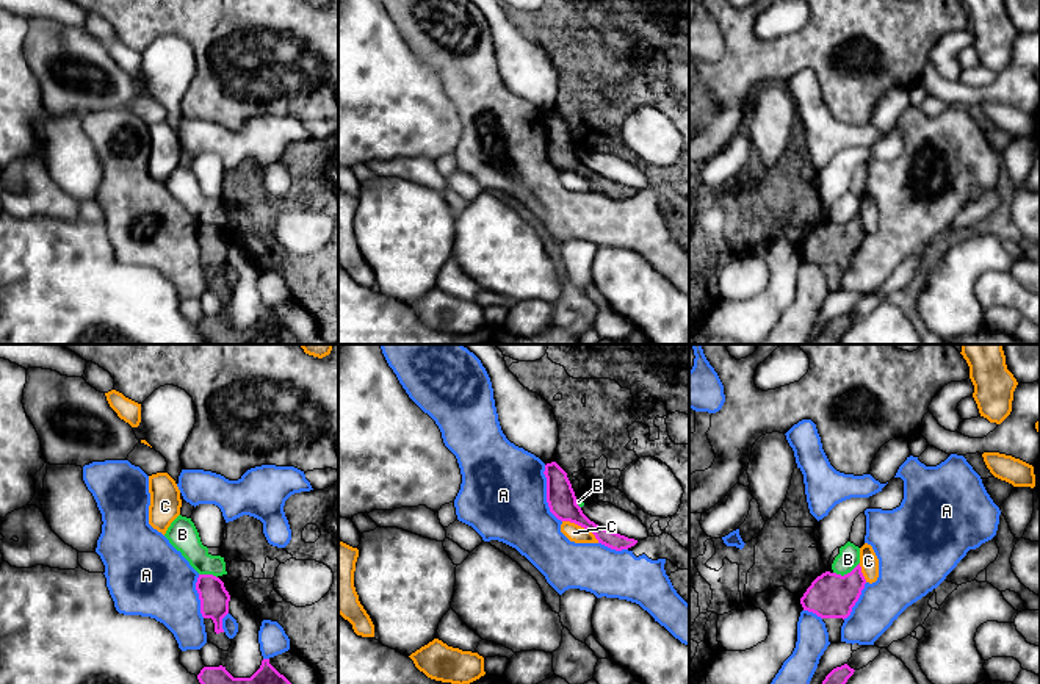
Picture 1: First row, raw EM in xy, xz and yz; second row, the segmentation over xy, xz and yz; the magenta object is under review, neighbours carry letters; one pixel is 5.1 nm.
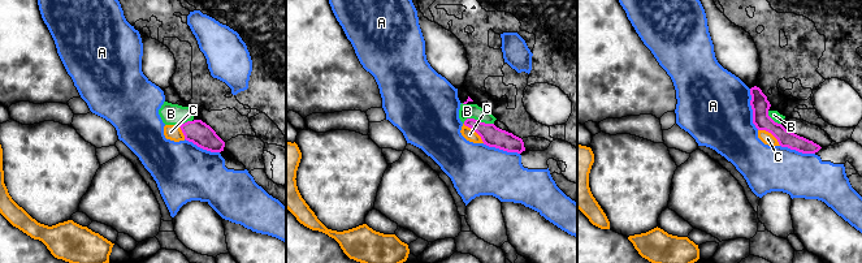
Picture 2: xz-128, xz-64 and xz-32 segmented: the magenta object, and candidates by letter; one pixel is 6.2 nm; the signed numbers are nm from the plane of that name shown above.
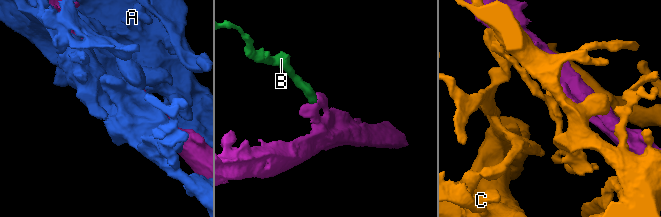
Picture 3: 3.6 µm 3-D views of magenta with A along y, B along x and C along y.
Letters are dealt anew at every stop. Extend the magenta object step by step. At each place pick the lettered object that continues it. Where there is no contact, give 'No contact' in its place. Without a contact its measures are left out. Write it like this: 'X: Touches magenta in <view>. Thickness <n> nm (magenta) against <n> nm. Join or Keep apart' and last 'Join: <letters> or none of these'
A: Touches magenta in xz. Thickness 150 nm (magenta) against 440 nm. Keep apart
B: Touches magenta in yz. Thickness 240 nm (magenta) against 110 nm. Keep apart
C: Touches magenta in xz. Thickness 150 nm (magenta) against 90 nm. Keep apart
Join: none of these

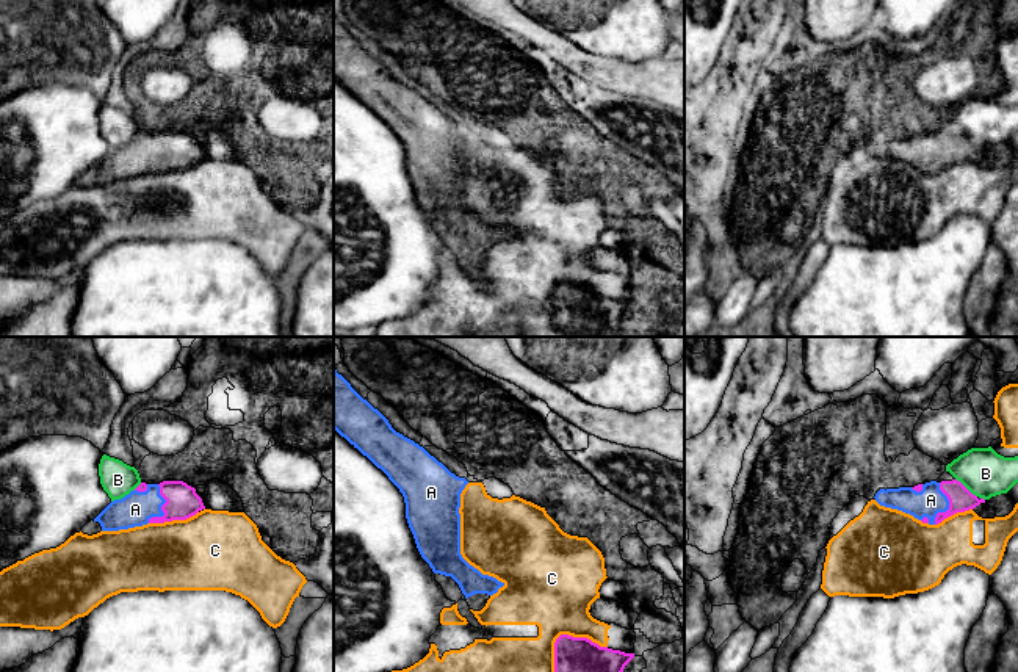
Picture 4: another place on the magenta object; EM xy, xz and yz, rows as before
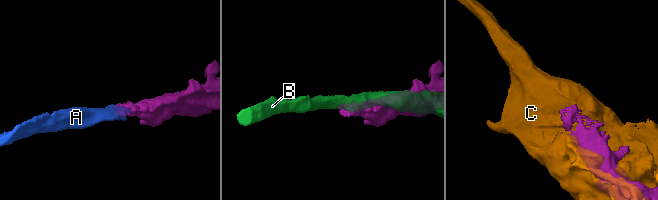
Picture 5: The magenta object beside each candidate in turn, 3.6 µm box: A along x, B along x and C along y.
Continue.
A: Touches magenta in xy. Thickness 170 nm (magenta) against 170 nm. Join
B: Touches magenta in yz. Thickness 120 nm (magenta) against 240 nm. Keep apart
C: Touches magenta in xz. Thickness 180 nm (magenta) against 420 nm. Keep apart
Join: A

